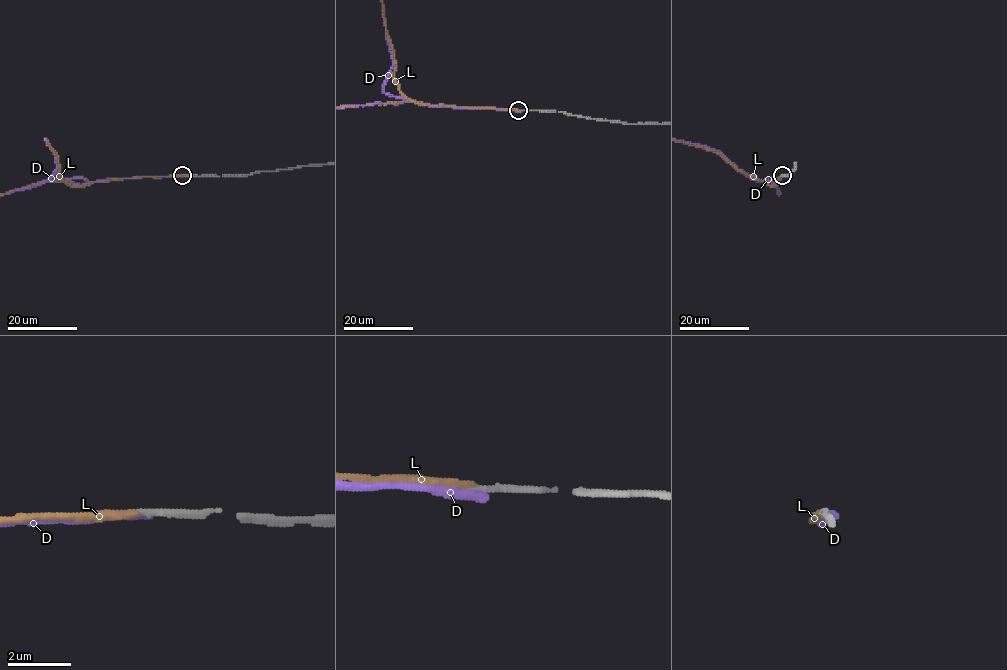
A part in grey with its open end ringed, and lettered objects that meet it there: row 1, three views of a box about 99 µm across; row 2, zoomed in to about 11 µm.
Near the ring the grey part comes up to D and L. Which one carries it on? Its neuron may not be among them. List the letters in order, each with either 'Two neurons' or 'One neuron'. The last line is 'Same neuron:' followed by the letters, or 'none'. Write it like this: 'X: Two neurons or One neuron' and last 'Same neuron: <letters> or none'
D: Two neurons
L: One neuron
Same neuron: L

